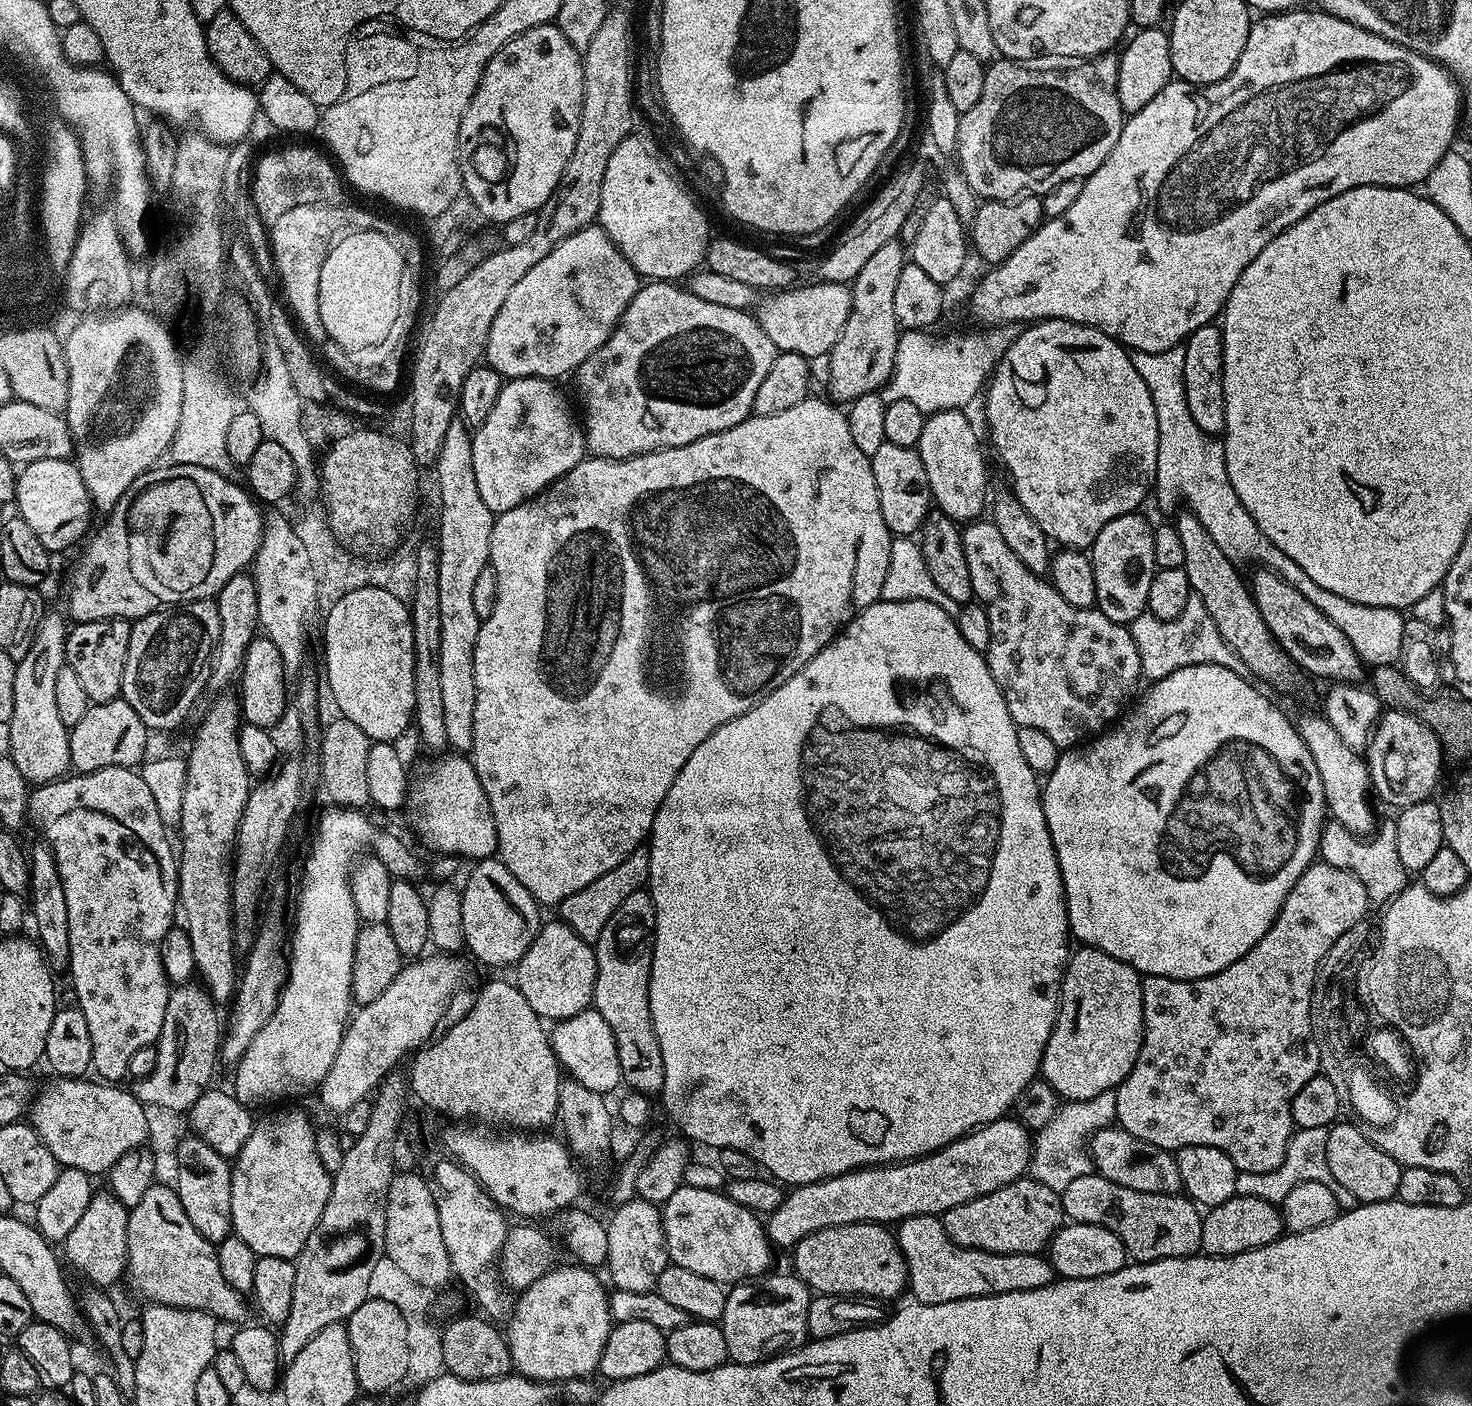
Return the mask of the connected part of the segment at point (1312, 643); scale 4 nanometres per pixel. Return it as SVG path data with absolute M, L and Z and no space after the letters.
M1263 566L1257 567L1255 571L1252 580L1250 576L1250 587L1254 602L1258 606L1258 614L1262 614L1262 622L1266 622L1270 634L1274 634L1282 650L1290 654L1293 662L1309 677L1321 676L1322 679L1328 680L1327 682L1359 681L1362 661L1360 655L1354 650L1354 646L1350 646L1350 638L1346 638L1346 634L1342 634L1342 630L1338 630L1338 626L1334 626L1334 622L1330 622L1330 618L1326 618L1326 614L1322 614L1322 610L1318 610L1318 606L1314 606L1310 598L1306 598L1306 594L1294 590L1294 586L1287 584L1277 572L1271 572Z

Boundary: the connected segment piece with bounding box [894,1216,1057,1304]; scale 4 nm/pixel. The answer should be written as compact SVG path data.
M911 1216L905 1220L899 1221L895 1225L894 1235L898 1246L902 1250L902 1254L906 1258L906 1266L908 1267L908 1288L910 1289L911 1299L918 1304L941 1304L942 1302L954 1302L962 1298L978 1298L979 1296L992 1296L996 1292L998 1294L1006 1294L1007 1292L1021 1292L1022 1290L1038 1290L1042 1286L1053 1283L1057 1279L1055 1270L1052 1269L1052 1261L1040 1254L993 1254L992 1252L983 1252L982 1250L974 1250L973 1248L963 1248L953 1242L946 1234L943 1219L939 1216Z

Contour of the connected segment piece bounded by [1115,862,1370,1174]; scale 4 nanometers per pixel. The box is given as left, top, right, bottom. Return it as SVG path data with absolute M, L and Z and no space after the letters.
M1313 862L1308 869L1294 882L1290 894L1286 894L1284 909L1278 918L1262 934L1260 941L1254 945L1238 962L1226 966L1213 976L1198 978L1197 980L1175 980L1161 976L1144 976L1144 1041L1138 1050L1138 1058L1134 1062L1134 1070L1115 1089L1117 1098L1117 1114L1115 1123L1125 1128L1134 1138L1142 1138L1142 1142L1150 1142L1154 1146L1164 1148L1167 1152L1175 1153L1186 1146L1214 1146L1222 1150L1234 1162L1237 1173L1249 1172L1250 1174L1266 1174L1278 1166L1286 1157L1287 1142L1294 1131L1292 1123L1292 1099L1310 1078L1314 1078L1321 1071L1322 1048L1312 1030L1312 987L1316 984L1316 977L1320 972L1320 964L1326 958L1330 946L1342 938L1351 928L1365 919L1364 915L1370 909L1370 901L1366 894L1366 886L1354 878L1346 870L1338 866L1330 866L1323 862Z

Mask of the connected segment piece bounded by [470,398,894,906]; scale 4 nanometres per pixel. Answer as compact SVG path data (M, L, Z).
M809 398L809 399L807 399L807 400L803 400L803 401L802 401L802 402L798 402L798 406L790 406L790 407L789 407L789 408L787 408L787 409L786 409L786 410L782 410L782 411L781 411L781 412L775 412L775 413L774 413L774 414L770 414L770 415L769 415L769 416L757 416L757 415L755 415L755 414L753 414L753 415L751 415L751 416L749 416L749 417L748 417L748 419L746 419L746 420L744 420L744 421L743 421L743 422L742 422L742 423L740 423L740 424L735 424L735 425L734 425L734 426L730 426L730 430L722 430L722 431L721 431L721 432L715 432L715 433L714 433L714 434L710 434L710 435L709 435L709 436L703 436L703 437L702 437L702 438L698 438L698 439L697 439L697 440L695 440L695 441L694 441L694 442L690 442L690 443L689 443L689 444L687 444L687 445L686 445L686 446L678 446L678 447L677 447L677 448L660 448L660 449L659 449L659 450L657 450L657 452L647 452L647 453L646 453L646 454L642 454L642 455L641 455L641 456L631 456L631 457L630 457L630 458L626 458L626 459L625 459L625 460L608 460L608 459L607 459L607 458L605 458L605 457L604 457L604 456L592 456L592 457L591 457L591 458L585 458L585 459L582 459L582 460L580 460L580 461L579 461L579 462L578 462L578 466L574 466L574 470L570 470L570 471L569 471L569 472L567 472L567 474L565 474L565 476L563 476L563 477L562 477L562 478L558 478L558 479L557 479L557 480L555 480L555 482L553 482L553 483L552 483L552 484L551 484L551 486L550 486L550 487L549 487L549 488L546 488L546 489L544 489L544 491L543 491L543 492L539 492L539 494L537 494L537 495L536 495L536 496L531 496L531 497L530 497L530 499L528 499L528 500L527 500L527 501L526 501L526 502L522 502L522 503L521 503L521 504L519 504L519 505L518 505L518 506L514 506L514 507L513 507L513 508L511 508L511 509L510 509L510 510L506 510L506 511L505 511L505 512L501 512L501 513L499 513L499 515L497 515L497 516L496 516L496 521L495 521L495 522L494 522L494 526L493 526L493 527L492 527L492 533L491 533L491 534L490 534L490 554L489 554L489 555L488 555L488 558L489 558L489 561L490 561L490 566L491 566L491 568L492 568L492 569L493 569L493 570L494 570L494 574L495 574L495 575L496 575L496 577L497 577L497 578L498 578L498 598L497 598L497 599L496 599L496 601L495 601L495 602L494 602L494 610L493 610L493 611L492 611L492 613L491 613L491 614L490 614L490 618L486 618L486 619L485 619L485 620L483 620L483 622L482 622L482 623L481 623L481 625L480 625L480 629L479 629L479 630L478 630L478 642L477 642L477 643L476 643L476 649L475 649L475 650L474 650L474 686L475 686L475 687L476 687L476 697L475 697L475 698L474 698L474 742L473 742L473 743L472 743L472 751L471 751L471 753L470 753L470 759L471 759L471 762L472 762L472 765L473 765L473 766L474 766L474 770L475 770L475 771L476 771L476 773L477 773L477 774L478 774L478 782L482 782L482 790L483 790L483 791L484 791L484 793L485 793L485 794L486 794L486 798L487 798L487 799L488 799L488 805L489 805L489 806L490 806L490 810L491 810L491 811L492 811L492 817L493 817L493 818L494 818L494 826L495 826L495 827L496 827L496 852L497 852L497 853L498 853L498 858L499 858L499 859L500 859L500 860L501 860L501 861L502 861L502 862L503 862L503 864L504 864L504 865L505 865L505 866L506 866L506 870L510 870L510 874L514 874L514 878L518 878L518 882L522 882L522 886L526 886L526 890L530 890L530 894L531 894L531 895L532 895L532 897L534 897L534 899L535 899L535 900L536 900L536 903L537 903L537 904L539 904L539 905L541 905L541 906L547 906L547 904L552 904L552 906L558 906L558 905L559 905L559 904L560 904L560 903L562 903L562 901L564 901L564 899L566 899L566 897L567 897L567 896L569 896L569 895L570 895L570 894L574 894L574 890L582 890L582 886L590 886L590 882L594 882L594 878L602 878L602 874L606 874L606 870L614 870L614 866L618 866L618 862L622 862L622 858L626 858L626 854L630 854L630 853L631 853L631 852L632 852L632 851L633 851L633 850L635 850L635 849L636 849L636 848L639 848L639 847L641 847L641 845L643 845L643 844L644 844L644 843L645 843L645 840L646 840L646 837L647 837L647 836L648 836L648 835L649 835L649 833L651 833L651 830L652 830L652 823L653 823L653 822L654 822L654 818L655 818L655 817L656 817L656 809L657 809L657 808L659 808L659 807L660 807L660 804L661 804L661 803L662 803L662 802L663 802L663 801L664 801L664 799L665 799L665 798L666 798L666 790L670 790L670 786L674 786L674 778L678 778L678 770L682 770L682 766L686 766L686 758L690 758L690 754L694 754L694 750L695 750L695 749L696 749L696 748L697 748L697 747L698 747L698 746L702 746L702 742L706 742L706 738L710 738L710 734L714 734L714 730L718 730L718 729L719 729L719 728L721 728L721 727L722 727L722 725L723 725L723 724L725 724L725 723L726 723L726 722L730 722L730 721L731 721L731 720L733 720L733 719L734 719L734 718L738 718L738 717L739 717L739 716L741 716L741 715L742 715L742 714L746 714L746 713L747 713L747 712L748 712L748 711L749 711L749 710L751 710L751 708L752 708L752 707L754 707L754 705L756 705L756 703L758 703L758 701L760 701L760 700L761 700L761 699L762 699L762 698L766 698L766 697L767 697L767 696L768 696L768 695L769 695L769 694L771 694L771 693L772 693L772 692L773 692L773 691L774 691L774 690L778 690L778 686L782 686L782 682L786 682L786 681L787 681L787 680L789 680L789 679L790 679L790 678L794 678L794 674L798 674L798 670L802 670L802 666L806 666L806 662L807 662L807 661L808 661L808 660L809 660L809 659L810 659L810 658L814 658L814 654L818 654L818 653L819 653L819 652L820 652L820 651L821 651L821 650L823 650L823 648L825 648L825 647L826 647L826 646L827 646L827 645L828 645L828 644L829 644L829 642L830 642L830 641L831 641L831 640L832 640L832 639L833 639L833 638L834 638L834 637L836 637L836 633L837 633L837 631L838 631L838 630L839 630L839 629L841 629L841 628L843 628L843 627L844 627L844 625L846 625L846 624L849 624L849 623L850 623L850 621L852 621L852 619L854 619L854 618L855 618L855 617L856 617L856 616L857 616L857 614L859 614L859 612L861 612L861 611L862 611L862 610L866 610L866 609L867 609L867 608L868 608L868 607L870 607L870 606L871 606L871 605L872 605L872 604L874 604L874 603L876 603L876 601L877 601L877 600L879 600L879 599L880 599L880 591L881 591L881 590L882 590L882 582L886 582L886 570L890 570L890 546L891 546L891 545L892 545L892 542L893 542L893 539L894 539L894 537L893 537L893 535L892 535L892 533L891 533L891 532L889 532L889 531L888 531L888 527L887 527L887 526L886 526L886 522L885 522L885 521L884 521L884 519L883 519L883 518L882 518L882 506L878 506L878 486L874 486L874 470L873 470L873 469L872 469L872 462L871 462L871 459L870 459L870 457L868 457L868 456L867 456L867 455L866 455L866 454L862 454L862 450L858 450L858 446L857 446L857 444L855 444L855 442L854 442L854 438L853 438L853 437L852 437L852 436L851 436L851 434L850 434L850 426L849 426L849 425L848 425L848 418L847 418L847 415L845 415L845 413L844 413L844 412L843 412L843 411L841 411L841 409L840 409L840 412L839 412L839 410L838 410L838 409L836 409L836 408L839 408L839 407L837 407L837 405L836 405L836 404L835 404L835 403L832 403L832 402L829 402L829 401L828 401L828 400L827 400L827 399L825 399L825 400L826 400L826 401L824 401L824 400L815 400L815 398Z

